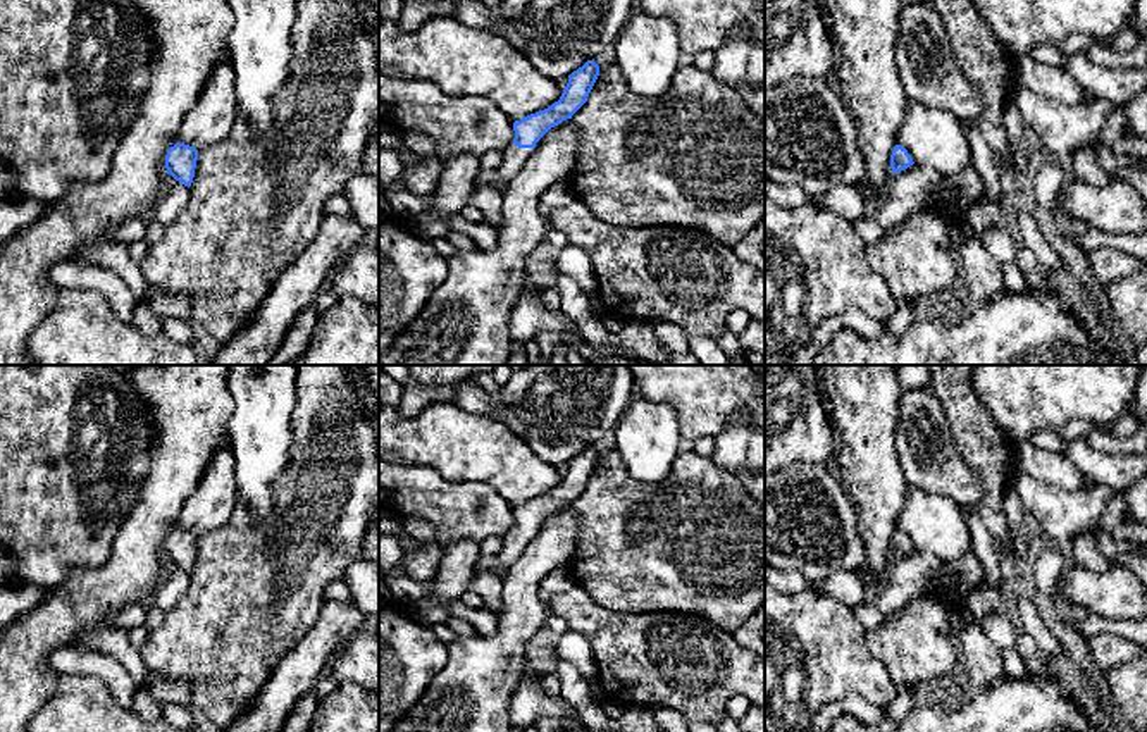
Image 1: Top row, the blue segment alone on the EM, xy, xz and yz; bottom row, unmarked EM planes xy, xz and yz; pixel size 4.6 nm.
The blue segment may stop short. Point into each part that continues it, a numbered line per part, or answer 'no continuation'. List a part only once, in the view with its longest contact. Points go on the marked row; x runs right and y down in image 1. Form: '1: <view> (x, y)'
1: xz (514, 159)

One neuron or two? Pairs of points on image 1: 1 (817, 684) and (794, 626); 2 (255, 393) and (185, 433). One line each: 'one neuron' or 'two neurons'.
1: one neuron
2: two neurons

